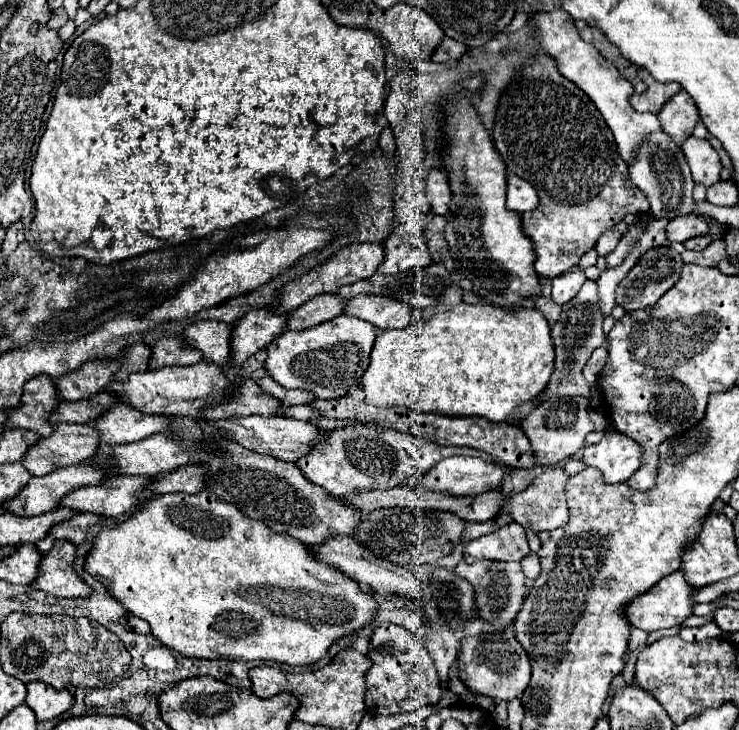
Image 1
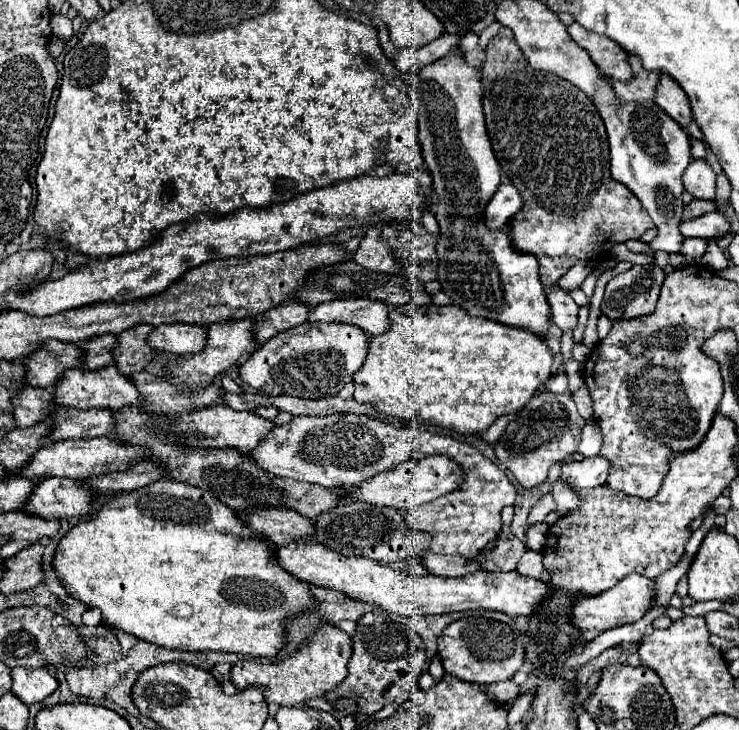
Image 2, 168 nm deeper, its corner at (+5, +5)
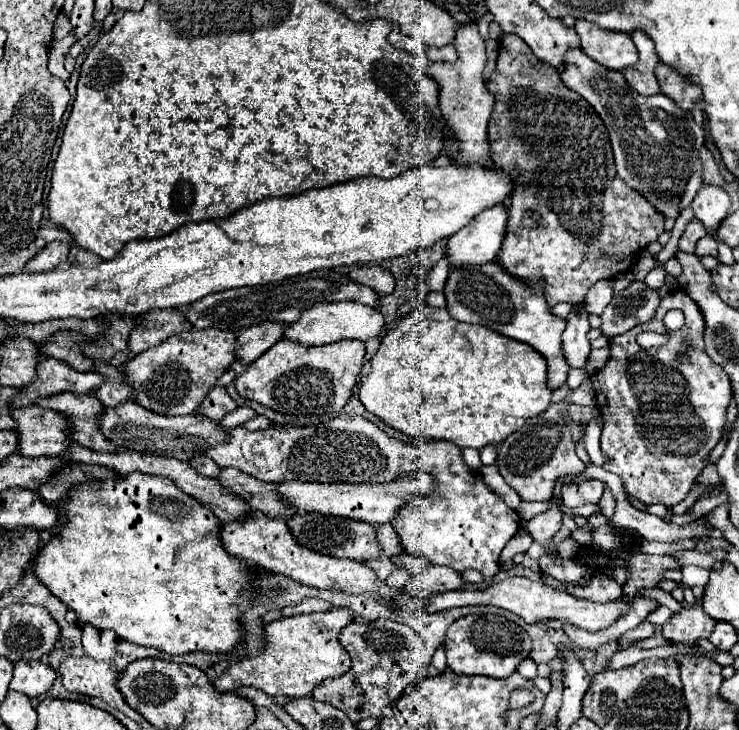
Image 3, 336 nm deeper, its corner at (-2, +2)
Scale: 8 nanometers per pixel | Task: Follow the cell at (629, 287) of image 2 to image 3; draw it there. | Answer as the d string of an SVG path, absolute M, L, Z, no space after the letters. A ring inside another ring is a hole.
M632 281L626 289L616 291L612 295L612 301L606 305L606 309L602 313L602 333L606 337L616 337L616 335L626 333L628 329L632 329L644 321L650 321L656 315L660 301L662 301L662 297L660 297L658 289L648 287L644 281Z

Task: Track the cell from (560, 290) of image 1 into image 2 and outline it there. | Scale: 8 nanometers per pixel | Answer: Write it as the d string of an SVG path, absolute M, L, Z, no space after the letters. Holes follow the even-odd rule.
M553 288L549 290L549 306L551 306L551 318L553 322L563 330L575 330L577 328L577 314L579 314L579 306L573 302L573 298L559 290Z

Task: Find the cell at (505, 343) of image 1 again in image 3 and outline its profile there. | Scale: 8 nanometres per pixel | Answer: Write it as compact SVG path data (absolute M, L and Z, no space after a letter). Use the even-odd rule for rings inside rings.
M422 305L398 321L398 325L384 335L380 349L368 363L370 369L362 377L358 397L370 413L406 435L446 439L460 449L480 449L490 443L498 445L504 437L520 429L528 417L544 413L552 399L552 389L548 389L548 365L536 349L484 325L456 321L450 317L448 309L430 305Z

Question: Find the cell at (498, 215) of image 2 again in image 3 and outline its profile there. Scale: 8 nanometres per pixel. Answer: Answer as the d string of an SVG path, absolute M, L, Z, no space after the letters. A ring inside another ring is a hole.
M498 203L484 209L464 229L448 239L450 267L468 267L492 261L502 247L506 225L506 205Z

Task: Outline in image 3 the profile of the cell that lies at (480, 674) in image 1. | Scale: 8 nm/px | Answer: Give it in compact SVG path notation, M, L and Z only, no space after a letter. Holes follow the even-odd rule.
M488 607L488 613L474 613L454 621L444 639L448 667L458 675L486 675L496 679L512 675L532 649L528 633L516 621L520 621L520 617L496 607Z

